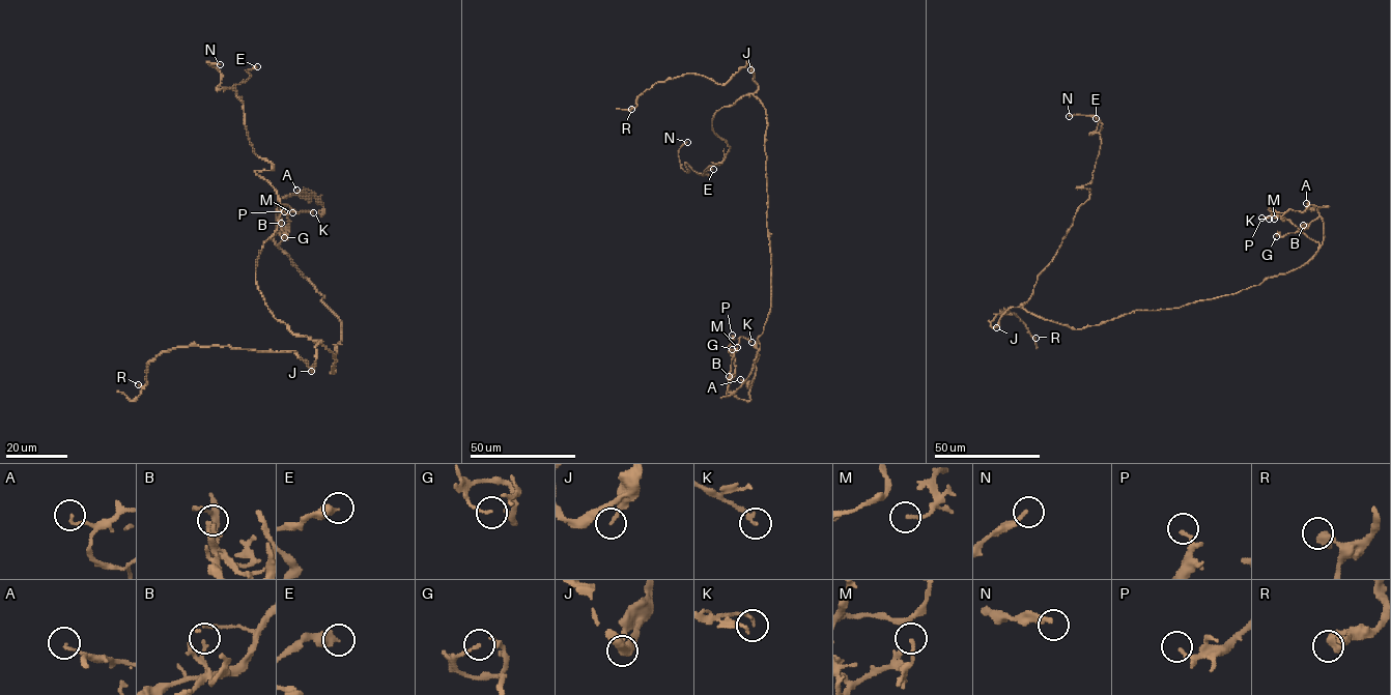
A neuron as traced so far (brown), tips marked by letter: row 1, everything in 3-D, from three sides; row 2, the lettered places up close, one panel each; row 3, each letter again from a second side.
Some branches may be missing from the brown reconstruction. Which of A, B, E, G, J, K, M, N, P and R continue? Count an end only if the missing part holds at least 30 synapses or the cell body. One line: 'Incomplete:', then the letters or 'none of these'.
Incomplete: none of these

